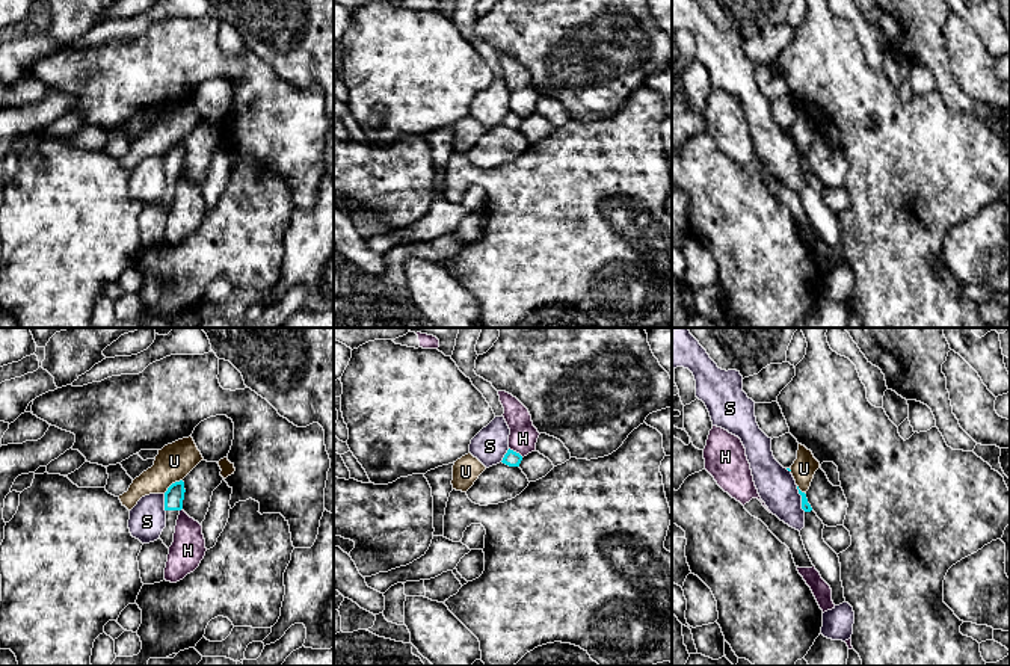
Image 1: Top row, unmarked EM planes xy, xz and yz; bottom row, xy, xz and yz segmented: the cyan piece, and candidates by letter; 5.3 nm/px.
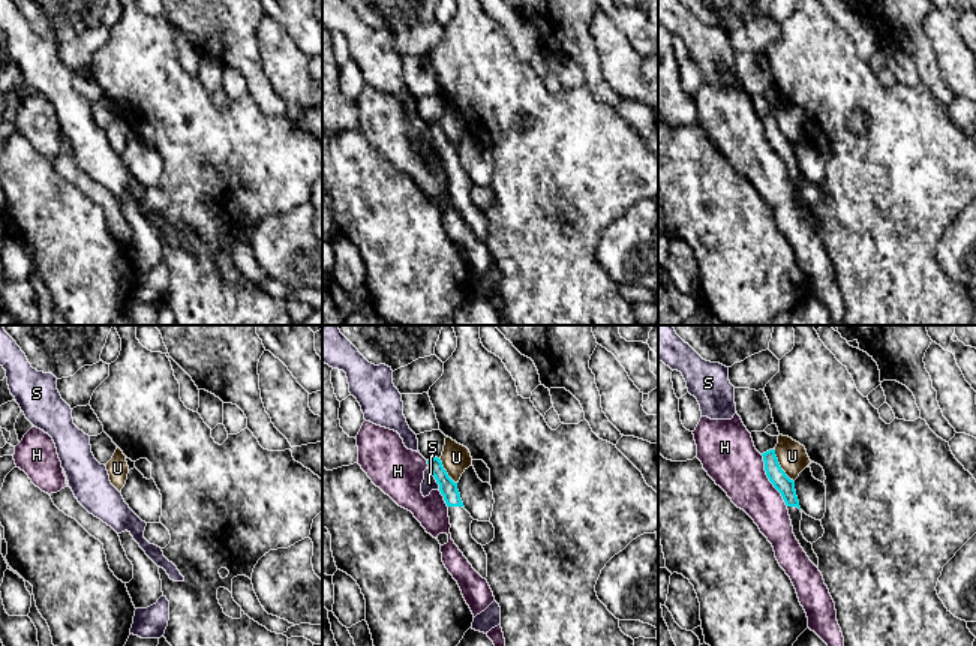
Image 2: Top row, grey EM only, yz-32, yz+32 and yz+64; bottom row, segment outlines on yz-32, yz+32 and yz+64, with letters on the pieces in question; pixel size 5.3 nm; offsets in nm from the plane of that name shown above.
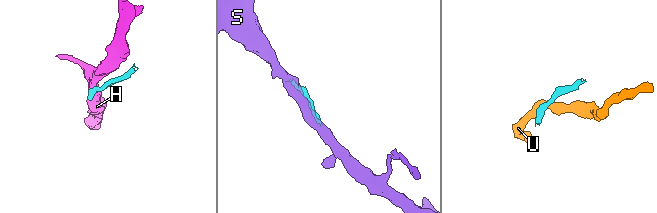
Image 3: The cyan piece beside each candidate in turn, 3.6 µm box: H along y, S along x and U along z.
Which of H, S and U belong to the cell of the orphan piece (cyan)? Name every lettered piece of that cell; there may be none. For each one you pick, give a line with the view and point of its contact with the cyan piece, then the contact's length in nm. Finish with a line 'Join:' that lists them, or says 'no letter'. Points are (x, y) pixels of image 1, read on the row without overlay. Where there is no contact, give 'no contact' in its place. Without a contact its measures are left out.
Join: no letter

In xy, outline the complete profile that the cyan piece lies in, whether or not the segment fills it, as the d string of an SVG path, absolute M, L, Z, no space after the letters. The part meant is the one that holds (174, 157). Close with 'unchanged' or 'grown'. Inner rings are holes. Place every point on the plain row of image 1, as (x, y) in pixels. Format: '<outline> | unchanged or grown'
M183 142L172 145L165 154L166 189L163 190L160 201L168 210L174 204L175 187L180 172L183 171L184 154Z | grown

